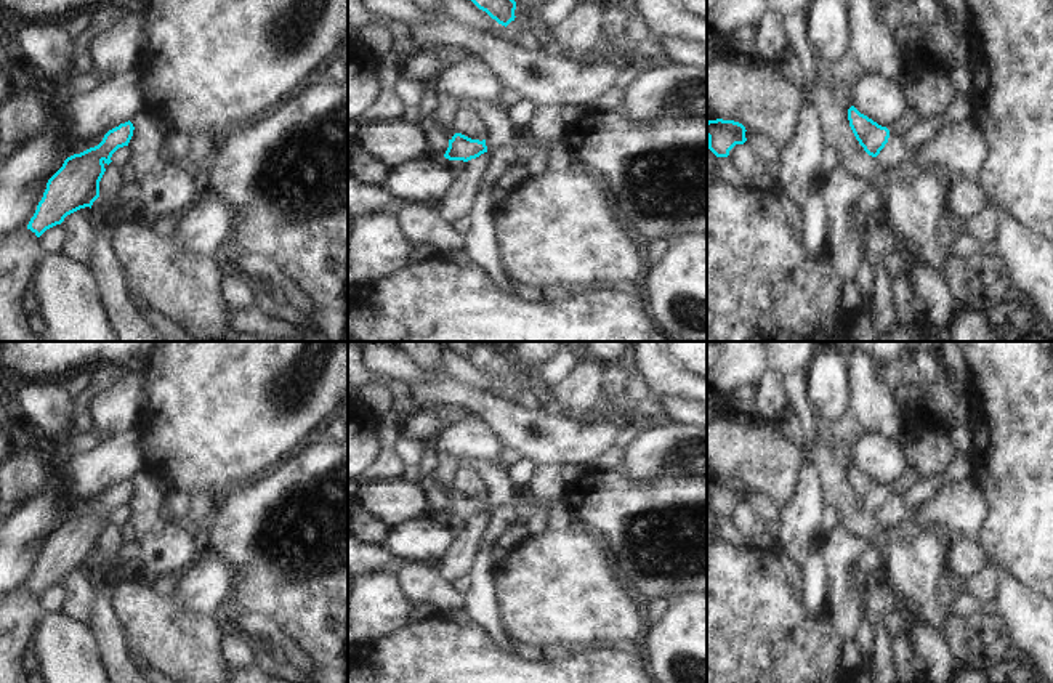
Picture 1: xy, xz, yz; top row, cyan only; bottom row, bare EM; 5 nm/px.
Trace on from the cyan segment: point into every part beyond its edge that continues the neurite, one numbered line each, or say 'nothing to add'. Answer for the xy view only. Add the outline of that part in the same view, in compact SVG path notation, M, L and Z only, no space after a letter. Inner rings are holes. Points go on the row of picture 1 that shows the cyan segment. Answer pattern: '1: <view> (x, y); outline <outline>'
nothing to add

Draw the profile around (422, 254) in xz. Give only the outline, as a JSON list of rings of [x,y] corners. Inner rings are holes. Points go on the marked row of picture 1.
[[[422,245],[422,247],[414,247],[412,249],[412,257],[409,261],[409,266],[418,265],[418,263],[425,263],[428,260],[436,258],[439,253],[433,245]]]

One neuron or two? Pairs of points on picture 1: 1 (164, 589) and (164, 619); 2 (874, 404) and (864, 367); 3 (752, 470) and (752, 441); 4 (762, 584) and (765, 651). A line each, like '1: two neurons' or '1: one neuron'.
1: two neurons
2: one neuron
3: one neuron
4: one neuron

